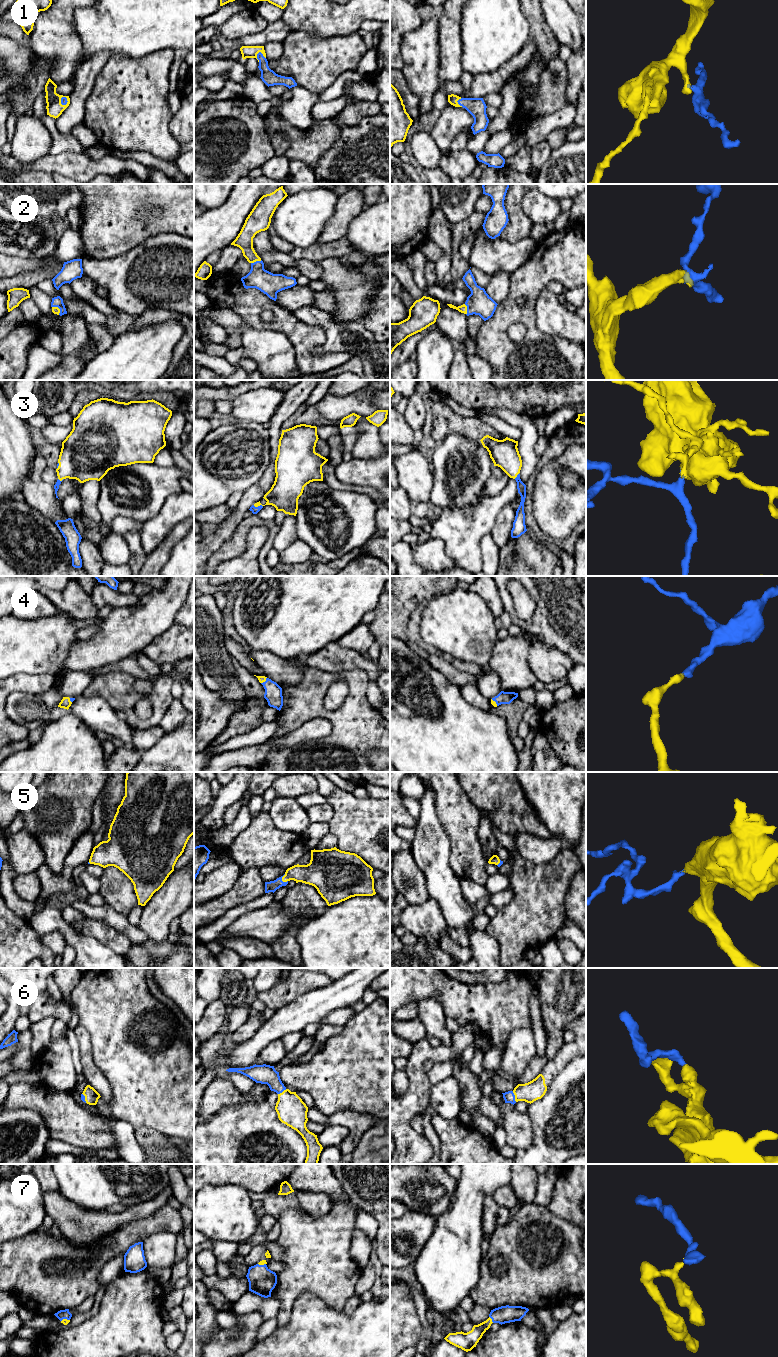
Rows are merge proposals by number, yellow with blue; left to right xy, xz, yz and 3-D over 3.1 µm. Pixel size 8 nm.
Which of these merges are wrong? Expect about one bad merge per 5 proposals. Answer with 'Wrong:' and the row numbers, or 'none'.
Wrong: none

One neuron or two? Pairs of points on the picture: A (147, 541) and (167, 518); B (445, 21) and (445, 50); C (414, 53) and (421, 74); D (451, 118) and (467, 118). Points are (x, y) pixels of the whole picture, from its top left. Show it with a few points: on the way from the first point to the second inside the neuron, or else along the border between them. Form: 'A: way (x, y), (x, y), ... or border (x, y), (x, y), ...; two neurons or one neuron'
A: way (151, 535), (161, 524); one neuron
B: way (445, 28), (445, 43); one neuron
C: way (419, 58), (421, 60), (421, 69); one neuron
D: way (455, 118), (463, 118); one neuron

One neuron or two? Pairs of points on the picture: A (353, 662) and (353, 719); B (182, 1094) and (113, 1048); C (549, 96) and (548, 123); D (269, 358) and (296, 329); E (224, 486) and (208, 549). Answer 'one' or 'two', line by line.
A: two
B: one
C: two
D: two
E: two

